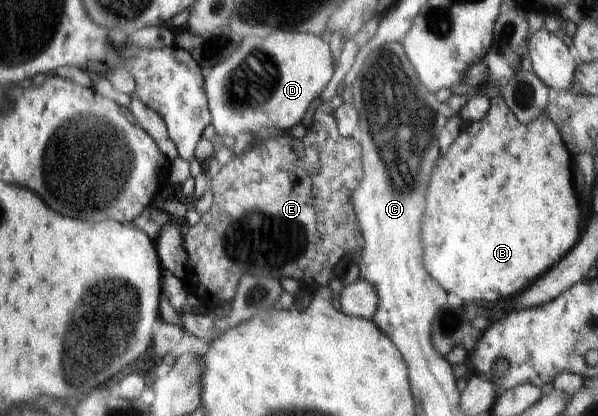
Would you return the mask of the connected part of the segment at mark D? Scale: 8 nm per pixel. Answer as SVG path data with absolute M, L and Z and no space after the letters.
M274 30L266 38L250 36L246 38L234 54L226 60L212 67L207 76L204 76L204 92L208 110L210 111L211 124L216 135L232 136L249 133L255 136L260 128L273 128L290 131L290 128L302 122L308 106L313 100L320 97L326 85L330 82L335 71L334 58L325 38L314 36L310 33L286 32L286 30Z

